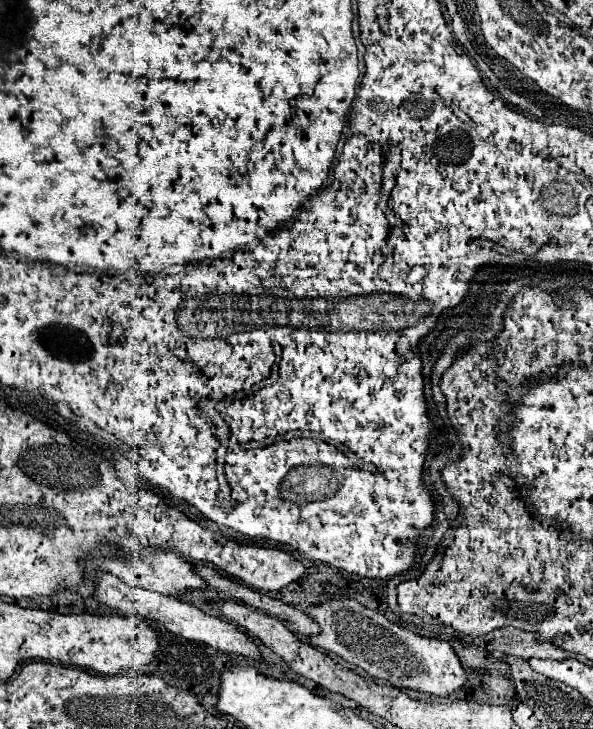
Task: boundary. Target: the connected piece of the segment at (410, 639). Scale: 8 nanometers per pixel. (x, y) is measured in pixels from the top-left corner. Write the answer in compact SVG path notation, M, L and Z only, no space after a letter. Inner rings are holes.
M329 600L329 604L307 608L307 616L323 628L319 636L311 638L313 646L335 652L345 662L363 668L375 680L389 682L399 690L413 690L439 698L447 698L467 684L467 672L449 642L421 638L407 628L391 624L385 616L365 608L357 600ZM329 610L335 614L329 616Z

